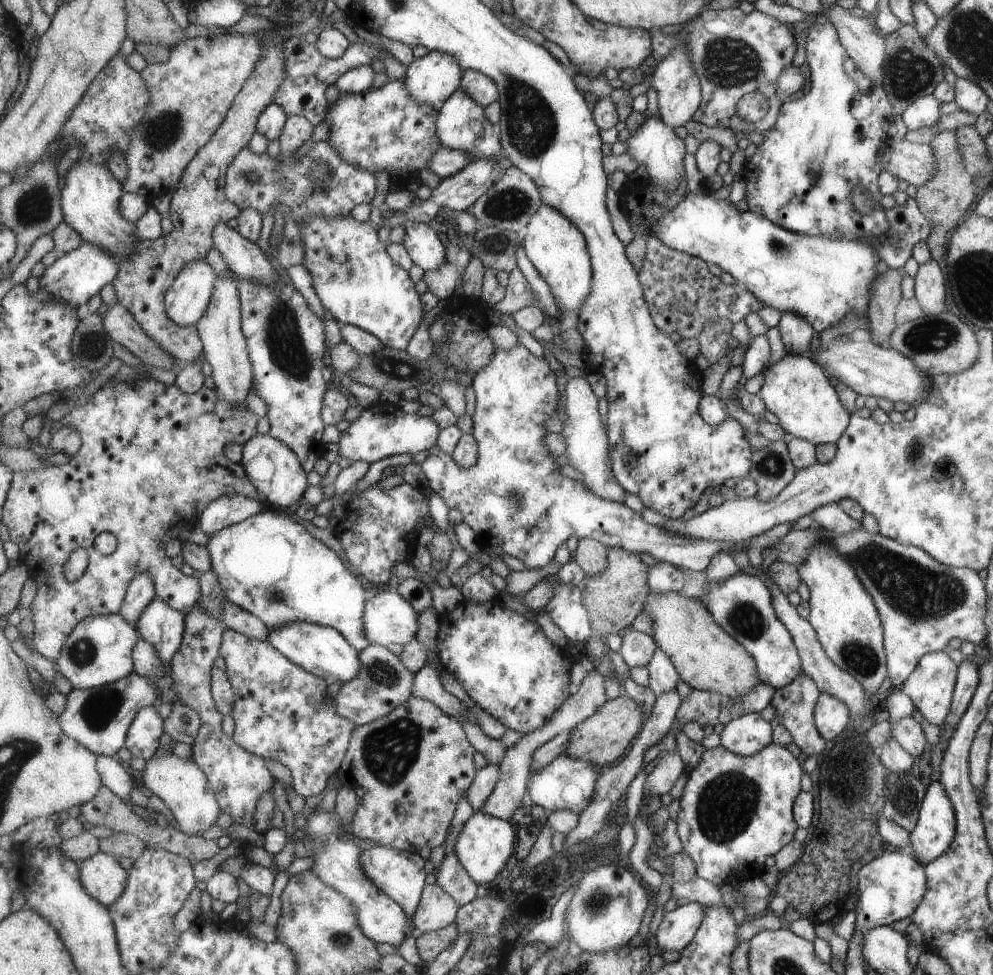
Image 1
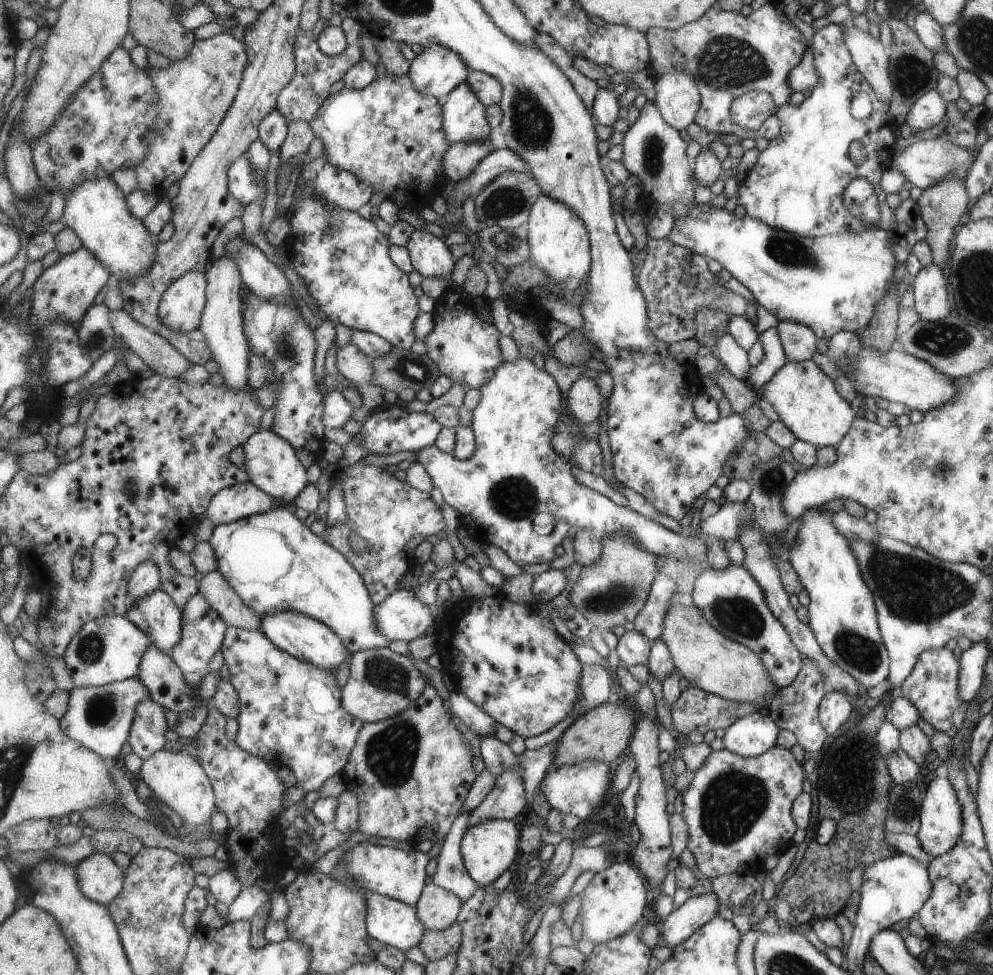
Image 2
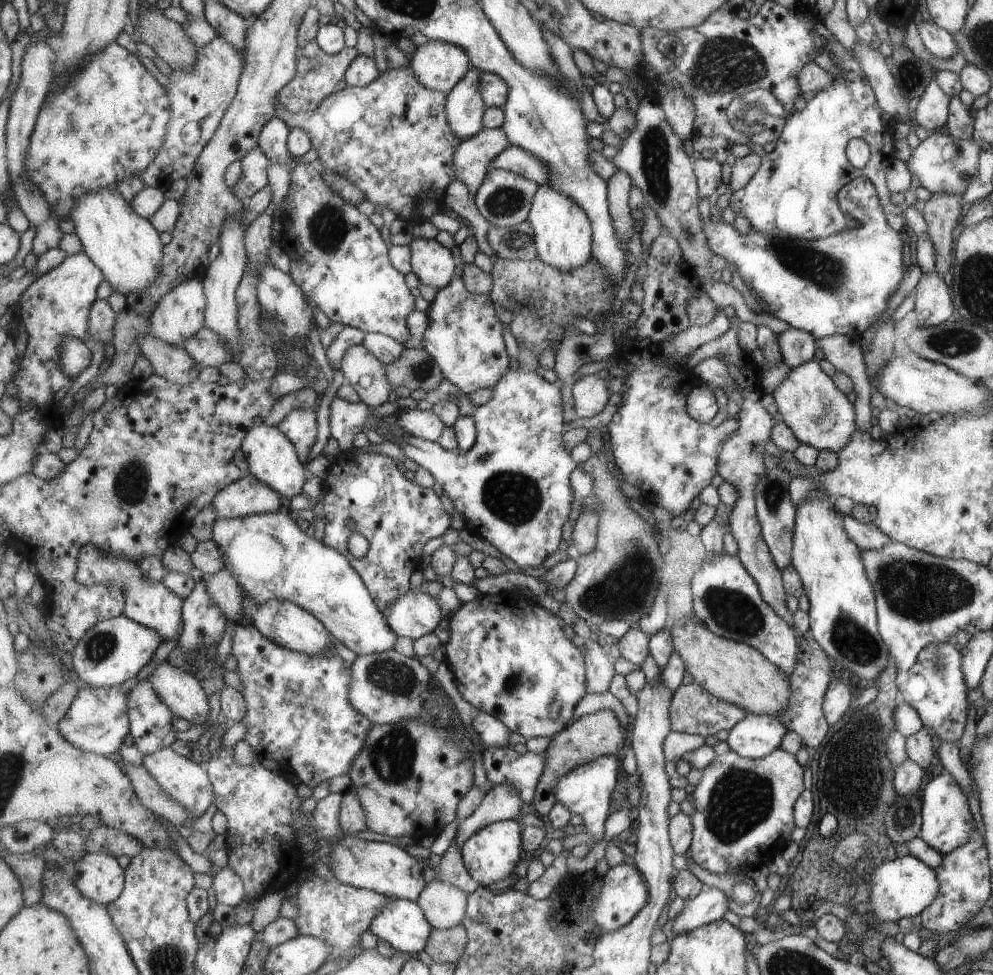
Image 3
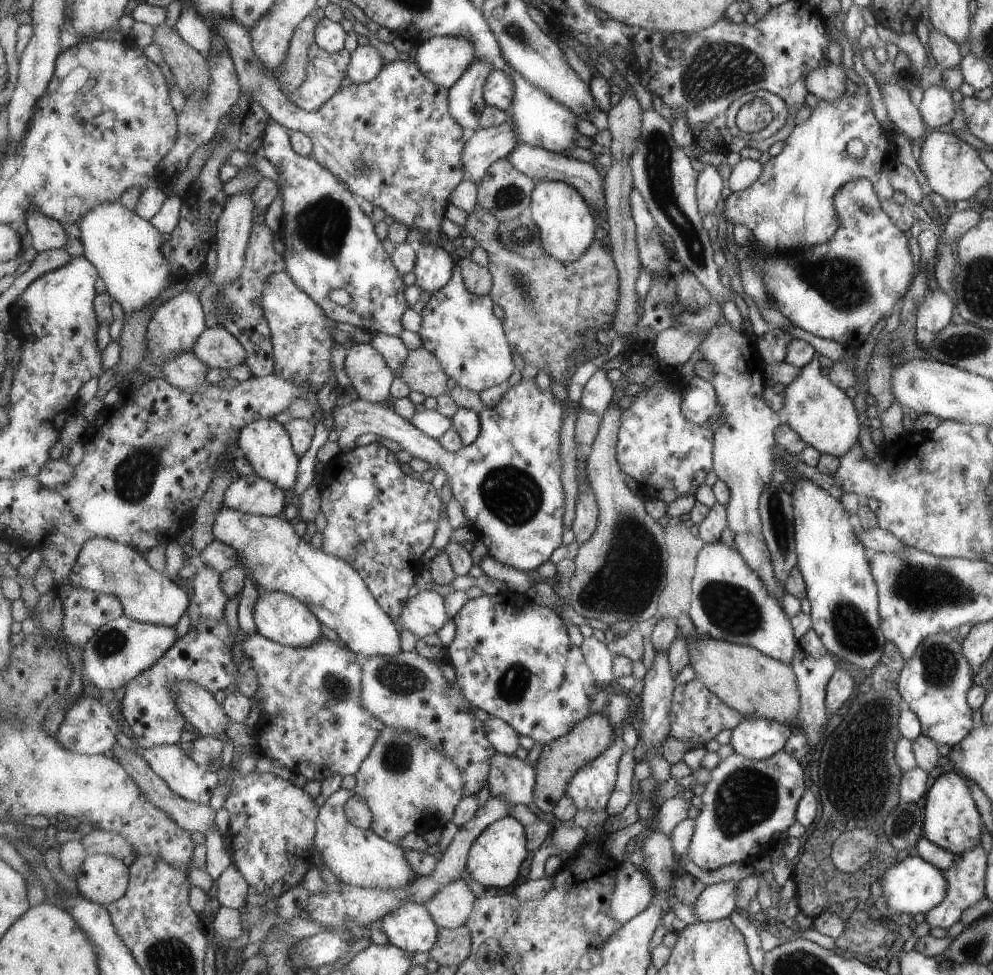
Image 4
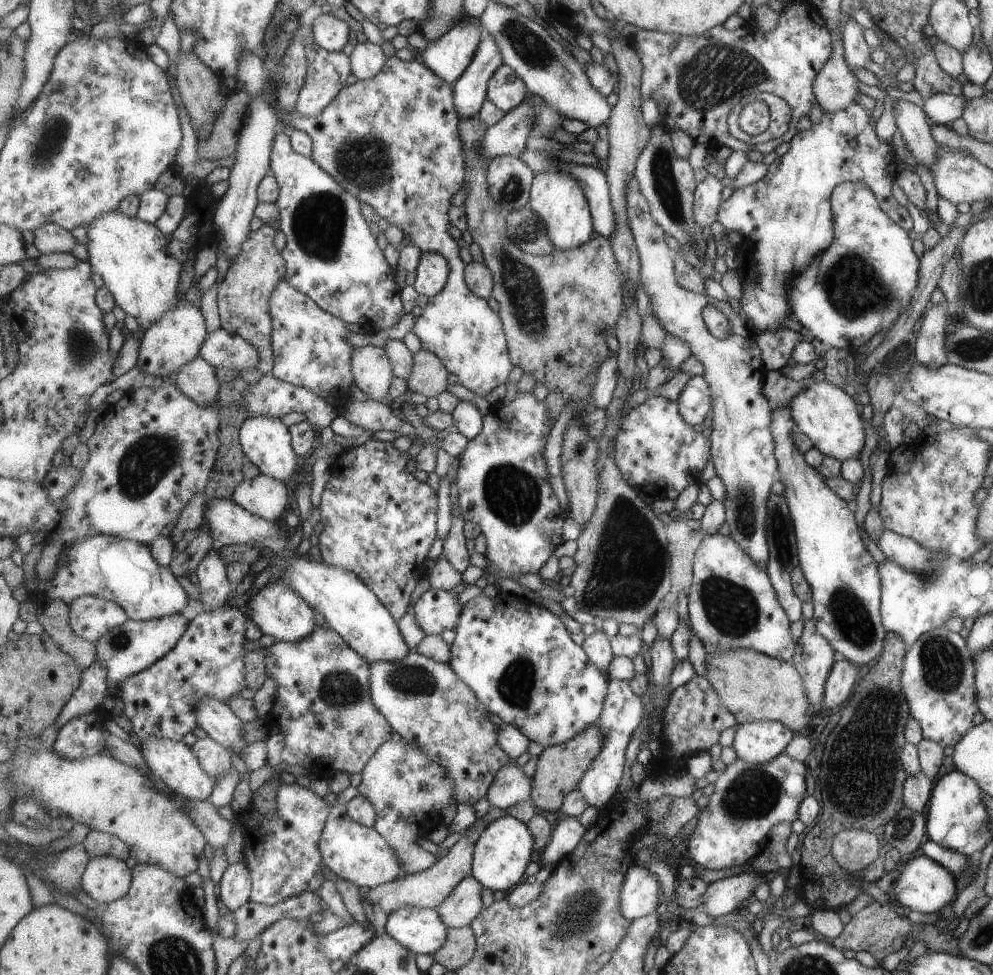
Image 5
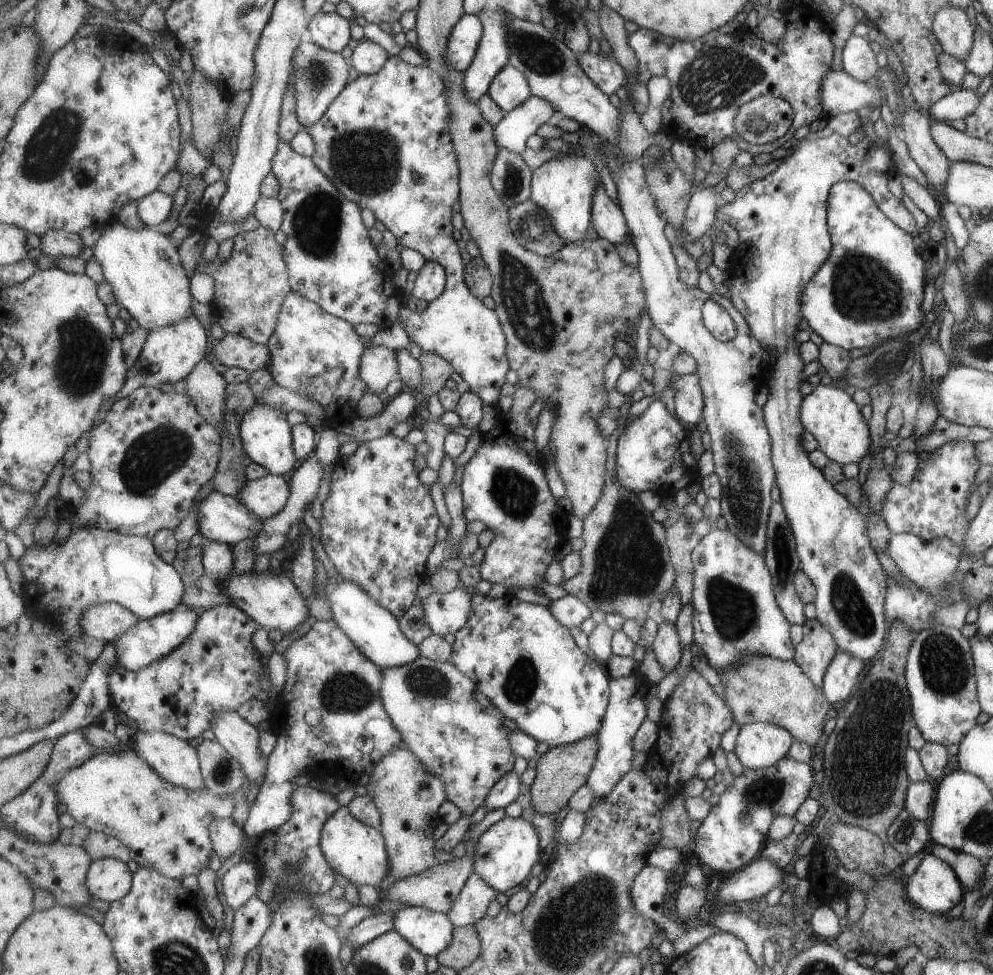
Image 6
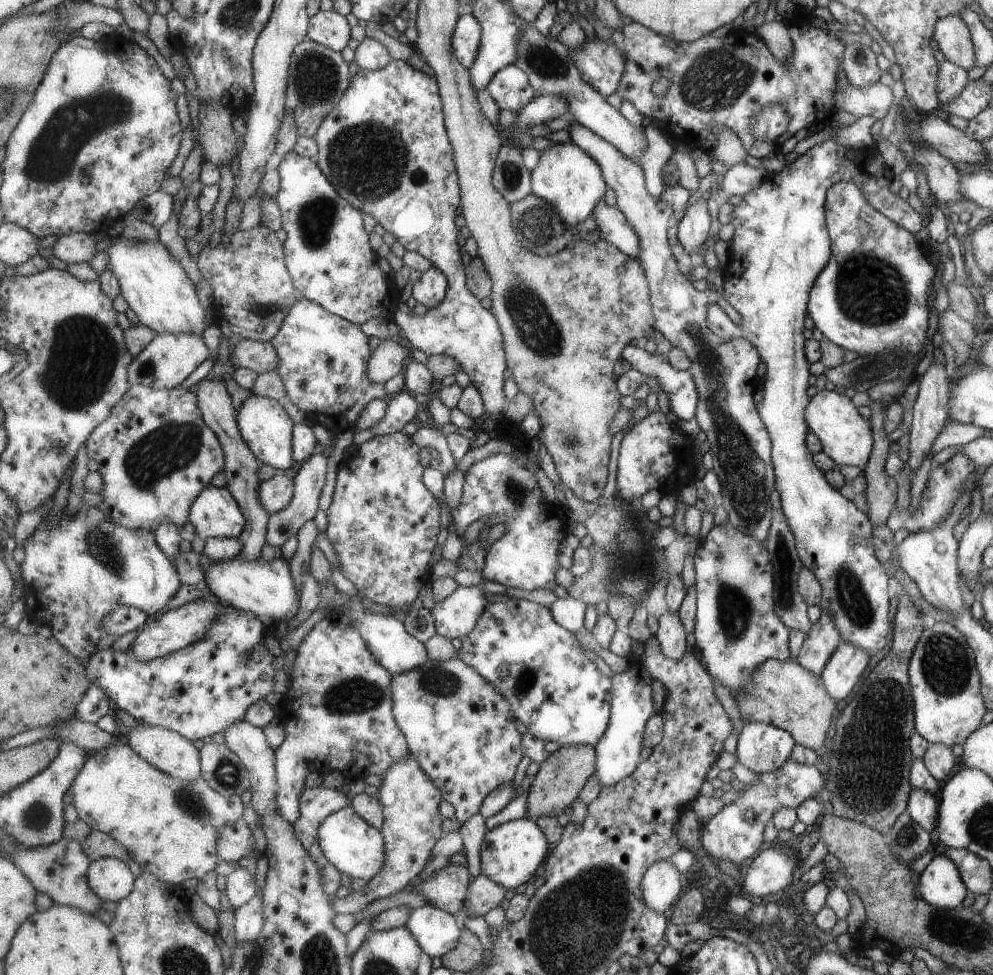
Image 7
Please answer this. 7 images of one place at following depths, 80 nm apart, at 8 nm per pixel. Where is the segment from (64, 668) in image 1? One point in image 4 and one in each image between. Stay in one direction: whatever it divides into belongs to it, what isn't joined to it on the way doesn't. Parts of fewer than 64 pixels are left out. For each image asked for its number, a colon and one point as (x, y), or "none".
2: (111, 649)
3: (115, 650)
4: (124, 648)

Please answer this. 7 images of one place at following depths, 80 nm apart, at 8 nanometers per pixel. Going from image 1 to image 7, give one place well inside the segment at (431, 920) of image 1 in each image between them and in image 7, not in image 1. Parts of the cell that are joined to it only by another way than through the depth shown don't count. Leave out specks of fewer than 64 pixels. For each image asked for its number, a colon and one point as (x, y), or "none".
2: (438, 908)
3: (445, 905)
4: (451, 907)
5: (465, 903)
6: (471, 906)
7: (484, 894)

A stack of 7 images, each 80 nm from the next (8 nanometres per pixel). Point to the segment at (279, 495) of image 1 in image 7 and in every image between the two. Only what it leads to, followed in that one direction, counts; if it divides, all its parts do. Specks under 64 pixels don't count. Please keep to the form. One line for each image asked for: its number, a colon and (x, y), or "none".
2: (272, 463)
3: (272, 457)
4: (267, 444)
5: (267, 441)
6: (268, 438)
7: (265, 425)

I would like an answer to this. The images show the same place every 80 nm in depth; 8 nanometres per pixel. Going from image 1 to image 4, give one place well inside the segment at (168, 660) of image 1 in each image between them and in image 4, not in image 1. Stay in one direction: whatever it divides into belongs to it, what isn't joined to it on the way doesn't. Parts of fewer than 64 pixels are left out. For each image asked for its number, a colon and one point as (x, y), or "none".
2: (158, 614)
3: (152, 603)
4: (103, 566)

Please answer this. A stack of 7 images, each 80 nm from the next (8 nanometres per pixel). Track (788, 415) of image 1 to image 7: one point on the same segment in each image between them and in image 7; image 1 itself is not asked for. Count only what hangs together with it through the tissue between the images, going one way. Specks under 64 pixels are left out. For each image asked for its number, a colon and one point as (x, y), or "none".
2: (806, 401)
3: (809, 402)
4: (820, 413)
5: (821, 411)
6: (833, 419)
7: (845, 437)

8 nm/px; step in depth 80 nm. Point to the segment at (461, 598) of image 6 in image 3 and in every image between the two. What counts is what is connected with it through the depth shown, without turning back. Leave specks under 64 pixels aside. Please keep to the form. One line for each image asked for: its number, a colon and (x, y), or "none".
3: (416, 614)
4: (424, 614)
5: (436, 611)

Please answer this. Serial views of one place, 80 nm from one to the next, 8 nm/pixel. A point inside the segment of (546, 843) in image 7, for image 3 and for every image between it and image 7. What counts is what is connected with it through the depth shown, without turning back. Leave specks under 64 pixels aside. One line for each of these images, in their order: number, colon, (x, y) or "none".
3: (491, 854)
4: (495, 861)
5: (505, 848)
6: (508, 850)

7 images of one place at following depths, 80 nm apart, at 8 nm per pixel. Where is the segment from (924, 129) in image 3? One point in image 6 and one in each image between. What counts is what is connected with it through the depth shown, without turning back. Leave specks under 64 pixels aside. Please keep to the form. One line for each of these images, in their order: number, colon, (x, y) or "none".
4: (936, 107)
5: (941, 109)
6: (957, 104)

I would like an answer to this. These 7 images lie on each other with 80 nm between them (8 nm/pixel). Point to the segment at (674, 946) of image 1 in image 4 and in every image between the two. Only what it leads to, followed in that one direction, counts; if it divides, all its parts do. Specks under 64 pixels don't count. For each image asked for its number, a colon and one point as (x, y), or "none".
2: (678, 925)
3: (709, 904)
4: (716, 901)

